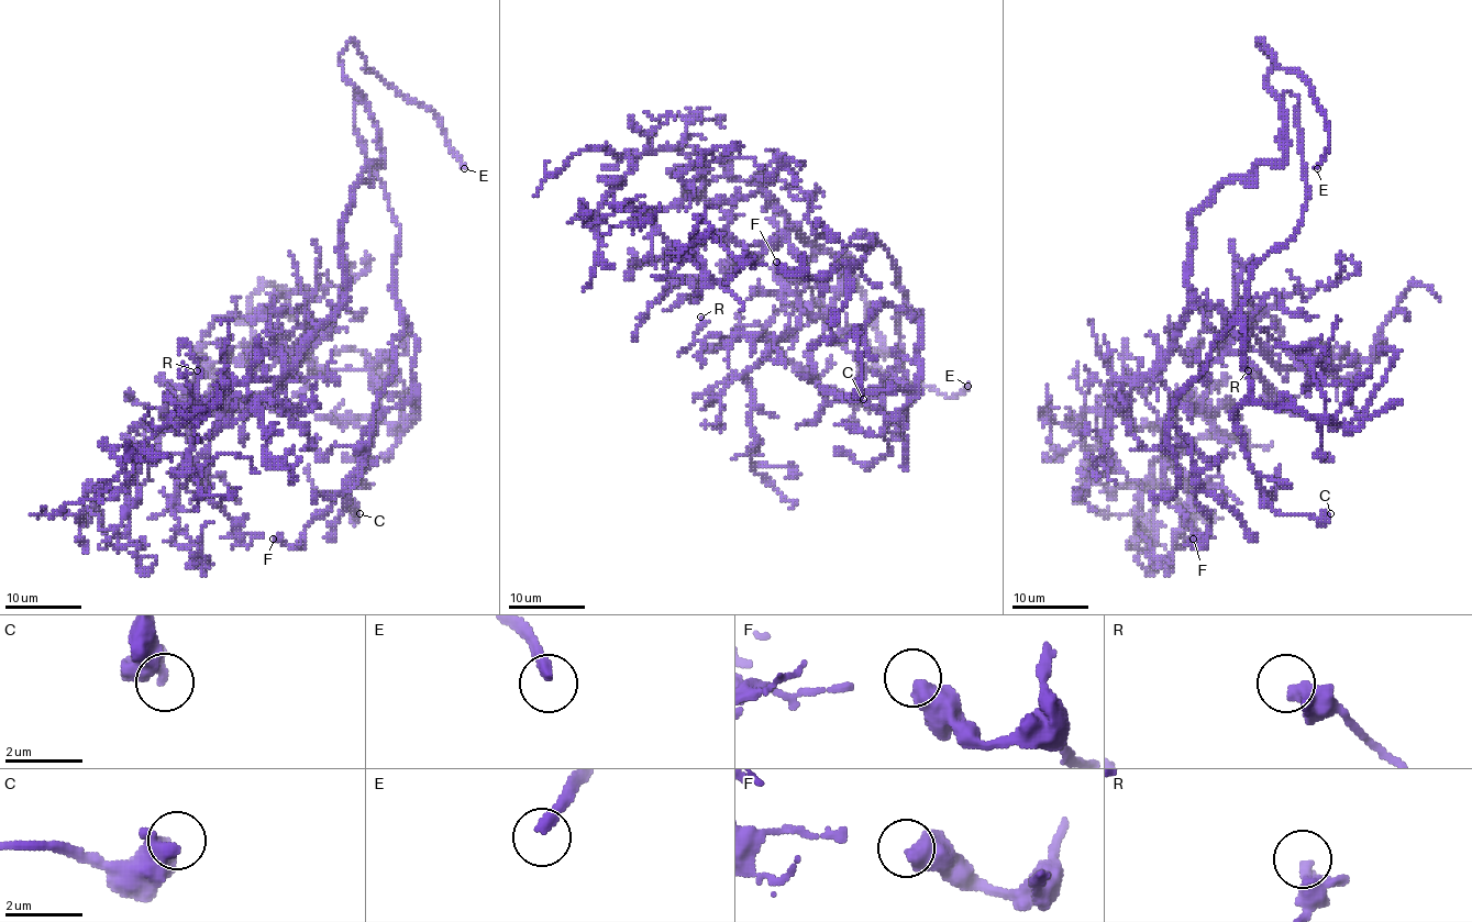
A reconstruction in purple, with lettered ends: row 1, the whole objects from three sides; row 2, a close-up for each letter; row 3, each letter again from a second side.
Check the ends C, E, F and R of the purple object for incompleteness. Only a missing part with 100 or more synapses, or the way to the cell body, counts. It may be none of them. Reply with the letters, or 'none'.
E

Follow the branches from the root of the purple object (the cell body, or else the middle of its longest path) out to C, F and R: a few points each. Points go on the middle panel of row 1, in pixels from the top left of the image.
C: (817, 379), (830, 402), (898, 381), (920, 395), (920, 322), (903, 309), (884, 303), (853, 334), (863, 399)
F: (817, 379), (830, 402), (898, 381), (920, 395), (918, 313), (877, 239), (863, 262), (817, 278), (776, 262)
R: (817, 379), (811, 347), (822, 314), (804, 313), (778, 336), (731, 342), (697, 342), (700, 317)

